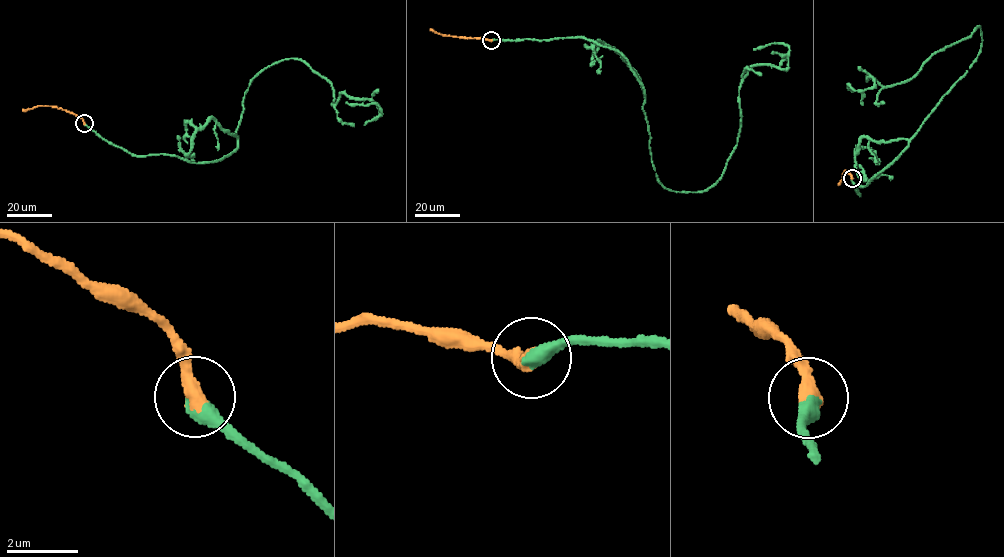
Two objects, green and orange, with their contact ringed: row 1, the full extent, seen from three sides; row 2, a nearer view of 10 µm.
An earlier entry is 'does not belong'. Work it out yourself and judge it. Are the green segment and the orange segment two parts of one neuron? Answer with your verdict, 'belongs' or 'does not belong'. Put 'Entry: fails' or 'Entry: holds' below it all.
belongs
Entry: fails

